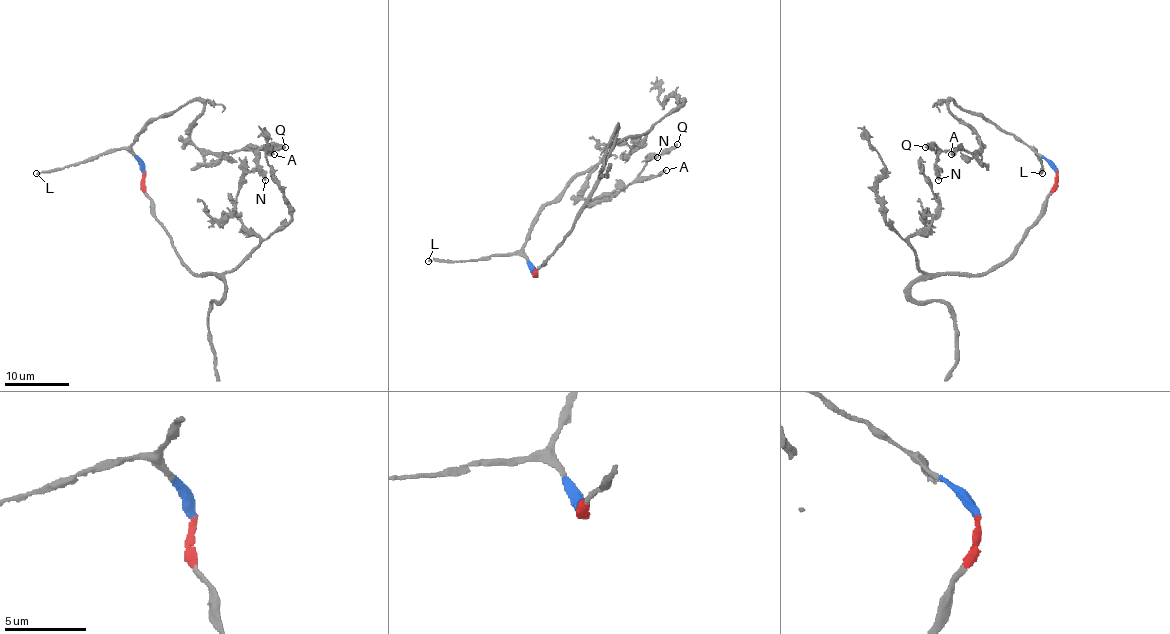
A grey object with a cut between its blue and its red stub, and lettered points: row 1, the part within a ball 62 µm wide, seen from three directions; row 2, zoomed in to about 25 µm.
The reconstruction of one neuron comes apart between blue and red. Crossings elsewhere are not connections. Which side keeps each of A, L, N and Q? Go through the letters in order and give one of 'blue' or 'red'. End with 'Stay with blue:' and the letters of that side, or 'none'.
A: blue
L: blue
N: blue
Q: blue
Stay with blue: A, L, N, Q

